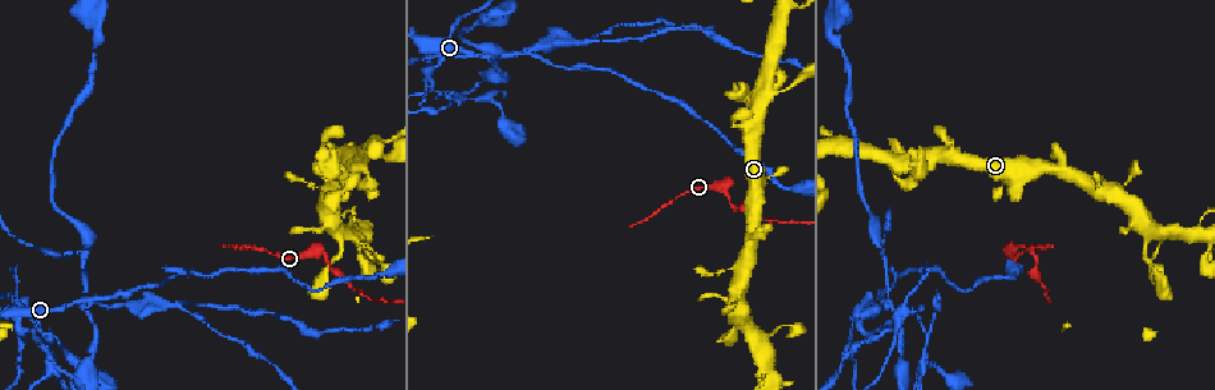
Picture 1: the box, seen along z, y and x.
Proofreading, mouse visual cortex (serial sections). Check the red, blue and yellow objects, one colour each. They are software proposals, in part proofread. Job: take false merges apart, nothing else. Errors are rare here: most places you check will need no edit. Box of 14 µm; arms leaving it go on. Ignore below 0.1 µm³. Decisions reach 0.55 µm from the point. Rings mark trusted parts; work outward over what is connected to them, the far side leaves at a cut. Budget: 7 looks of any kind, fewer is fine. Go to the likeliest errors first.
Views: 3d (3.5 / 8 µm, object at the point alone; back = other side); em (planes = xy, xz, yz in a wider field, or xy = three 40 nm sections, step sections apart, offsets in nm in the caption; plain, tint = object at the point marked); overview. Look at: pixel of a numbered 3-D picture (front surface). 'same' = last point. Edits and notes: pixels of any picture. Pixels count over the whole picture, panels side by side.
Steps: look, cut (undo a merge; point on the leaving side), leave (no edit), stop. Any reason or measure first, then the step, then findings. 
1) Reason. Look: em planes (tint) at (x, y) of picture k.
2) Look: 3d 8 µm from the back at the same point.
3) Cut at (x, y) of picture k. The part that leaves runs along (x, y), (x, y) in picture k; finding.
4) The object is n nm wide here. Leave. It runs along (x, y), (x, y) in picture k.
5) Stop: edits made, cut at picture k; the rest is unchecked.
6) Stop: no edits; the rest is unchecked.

Abrupt turn. Look: 3d 3.5 µm at (82, 302) of picture 1.

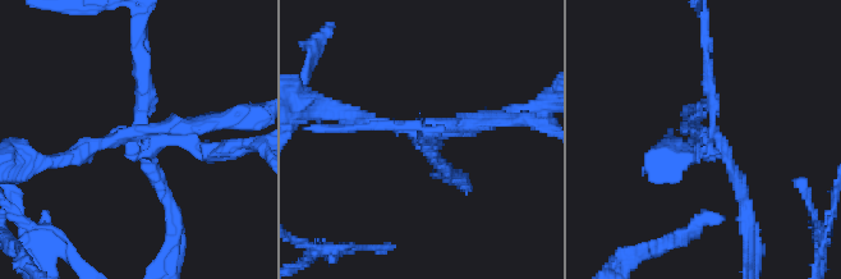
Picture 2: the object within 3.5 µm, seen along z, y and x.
Shape alone is not enough. Look: em planes (tint) at (700, 131) of picture 2.

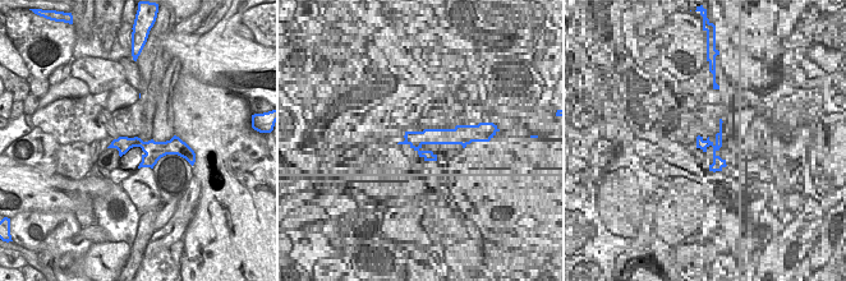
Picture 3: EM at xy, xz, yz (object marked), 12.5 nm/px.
Leave. It runs along (53, 160), (150, 128), (205, 149) in picture 2; continuous, no second cell.

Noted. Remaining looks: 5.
Three-way junction. Look: 3d 3.5 µm at (589, 40) of picture 1.

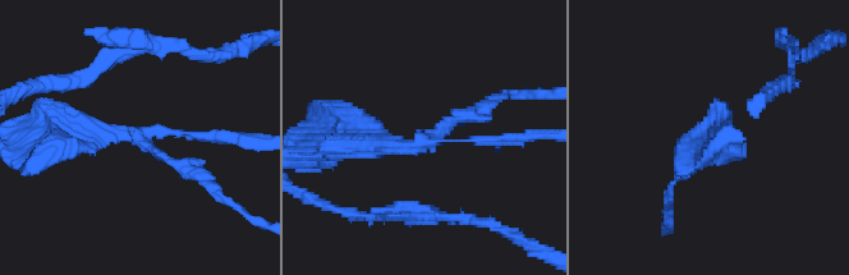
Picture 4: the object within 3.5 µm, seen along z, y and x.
3 arms meet here; the arms are 100, 150, 300 nm wide. Look: em xy step 1 (tint) at (424, 144) of picture 4.

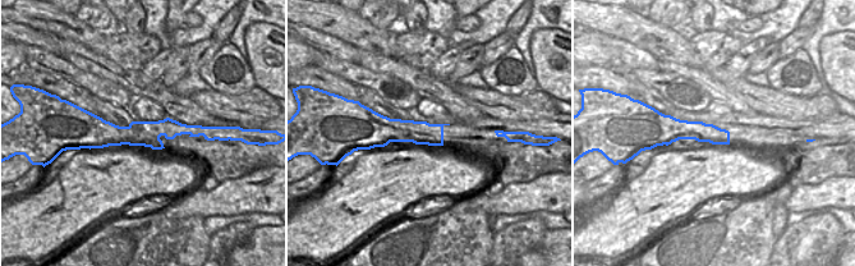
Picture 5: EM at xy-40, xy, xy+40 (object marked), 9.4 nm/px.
Leave. It runs along (336, 143), (411, 147), (509, 137) in picture 4; continuous, no second cell.

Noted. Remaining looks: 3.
Abrupt turn. Look: 3d 3.5 µm at (1018, 245) of picture 1.

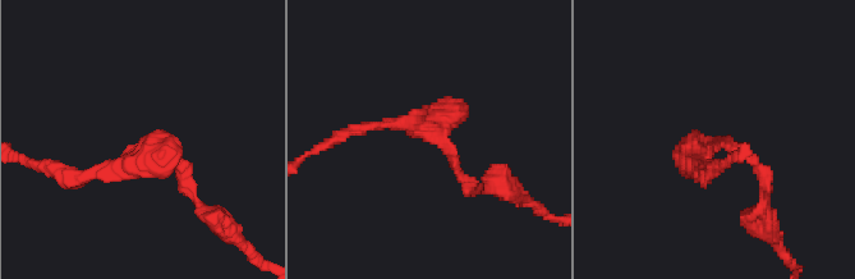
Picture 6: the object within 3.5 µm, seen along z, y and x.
Now the EM. Look: em xy step 2 (tint) at (160, 141) of picture 6.

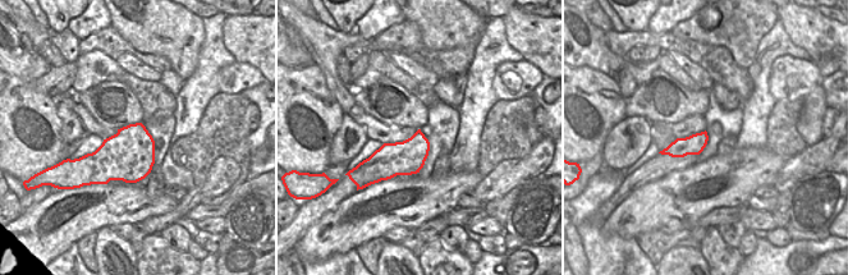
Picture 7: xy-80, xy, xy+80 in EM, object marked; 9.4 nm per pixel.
Leave. Continuous, no second cell.

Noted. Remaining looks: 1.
Stop: no edits; the rest is unchecked.

